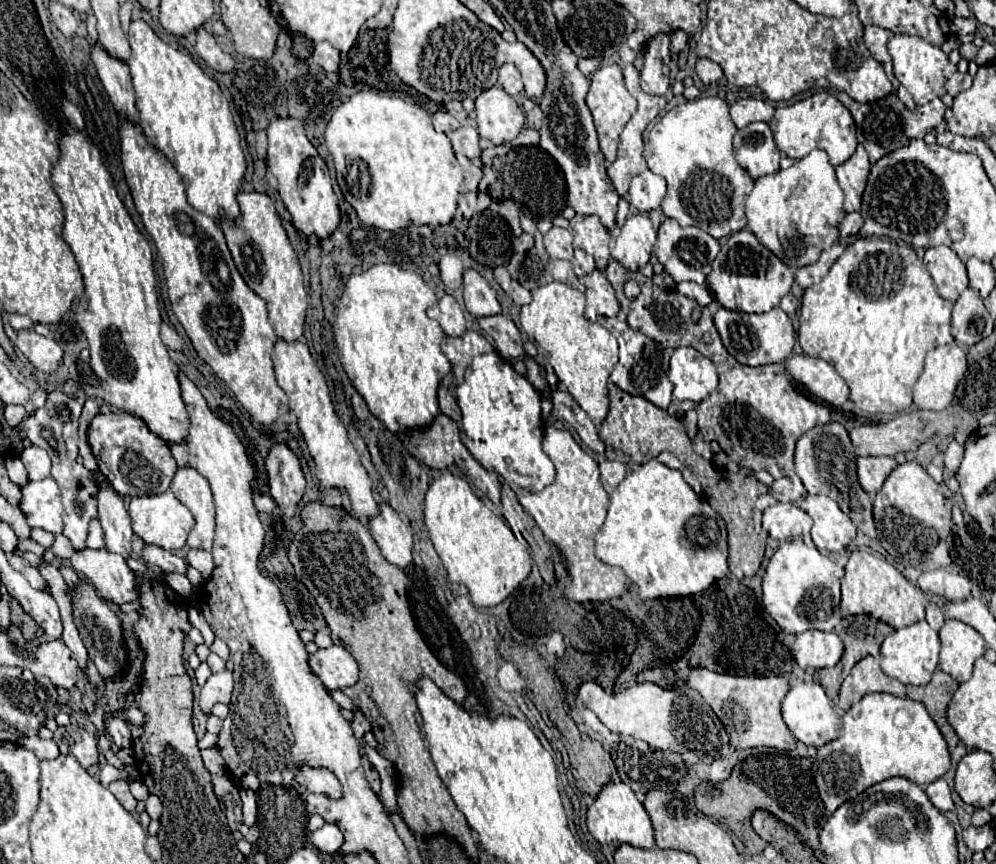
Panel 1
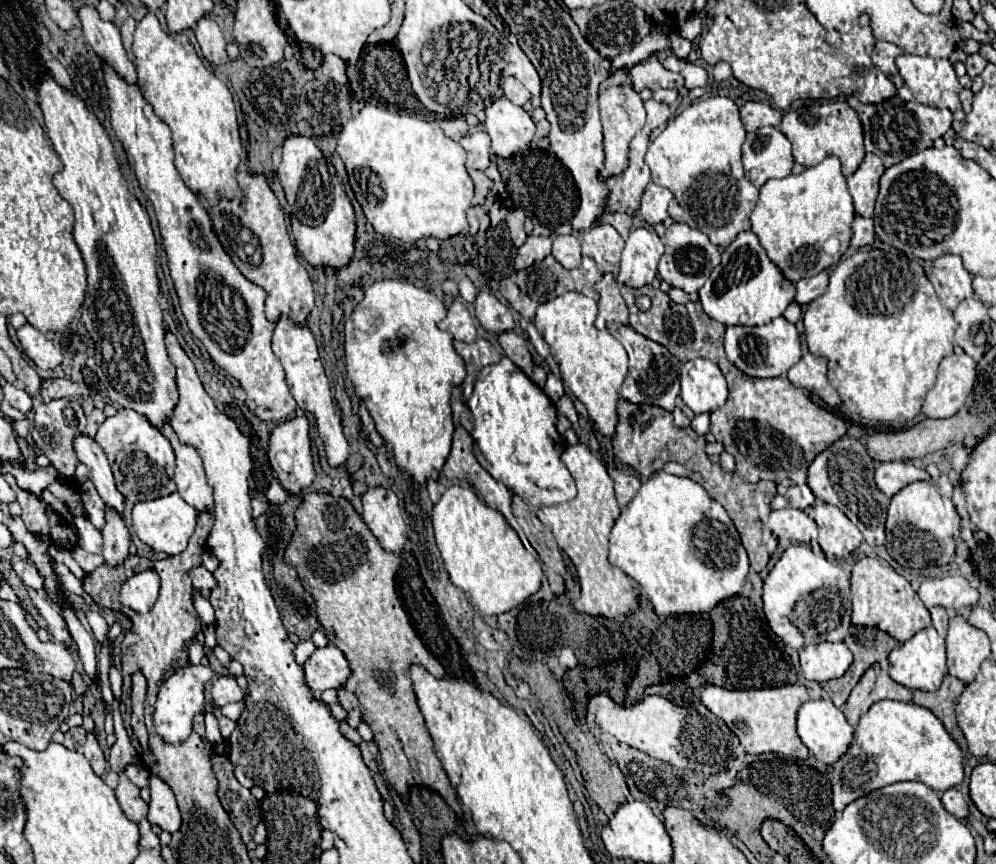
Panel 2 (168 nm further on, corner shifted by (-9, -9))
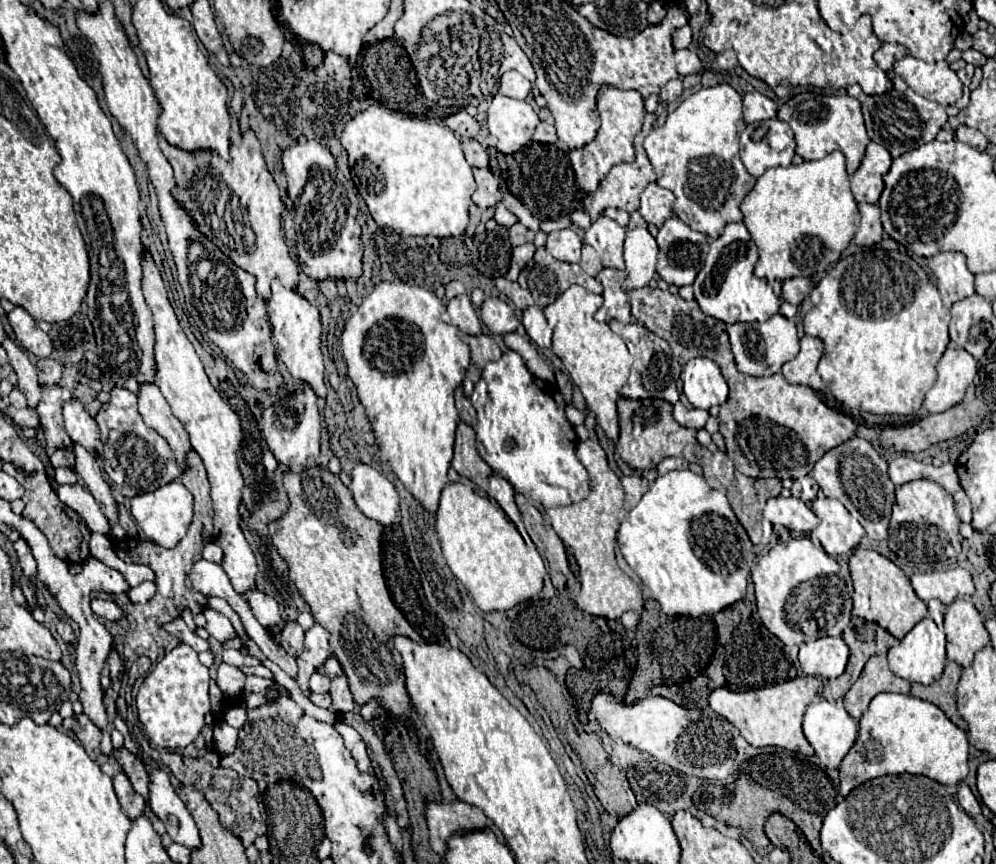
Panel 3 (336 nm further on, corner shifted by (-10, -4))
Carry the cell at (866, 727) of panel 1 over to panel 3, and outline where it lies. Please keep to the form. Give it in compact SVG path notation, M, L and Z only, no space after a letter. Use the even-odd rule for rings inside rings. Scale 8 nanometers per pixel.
M881 693L861 715L859 735L839 767L841 795L857 785L891 773L913 773L935 779L941 785L957 785L969 773L967 733L959 729L933 703L901 693Z

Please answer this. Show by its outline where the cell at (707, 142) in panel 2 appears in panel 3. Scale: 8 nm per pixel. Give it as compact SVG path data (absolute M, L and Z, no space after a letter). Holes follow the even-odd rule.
M721 83L707 89L703 87L693 95L689 95L687 99L683 99L679 107L667 115L665 123L653 129L643 143L649 161L657 173L657 185L671 189L677 197L673 205L677 217L689 227L693 227L693 231L701 231L709 239L717 239L727 223L743 219L739 203L755 185L755 177L747 173L747 169L739 159L739 133L743 129L745 121L741 113L741 95L729 83Z

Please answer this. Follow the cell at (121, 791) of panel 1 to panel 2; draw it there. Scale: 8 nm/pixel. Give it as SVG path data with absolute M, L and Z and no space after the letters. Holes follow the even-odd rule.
M120 774L120 784L116 786L116 798L124 814L132 822L140 822L148 814L148 804L140 798L140 788L132 784L126 774Z

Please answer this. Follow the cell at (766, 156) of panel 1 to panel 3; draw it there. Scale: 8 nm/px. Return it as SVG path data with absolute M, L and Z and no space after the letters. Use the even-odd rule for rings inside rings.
M767 119L751 123L741 133L741 159L753 177L763 175L771 167L791 165L793 155L795 139L785 121Z

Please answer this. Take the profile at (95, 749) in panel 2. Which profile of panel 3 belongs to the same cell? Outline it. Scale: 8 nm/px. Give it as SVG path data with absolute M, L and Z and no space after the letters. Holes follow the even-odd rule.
M85 713L75 715L73 719L75 719L75 725L73 725L71 729L73 729L75 737L81 741L81 745L83 745L85 751L87 751L87 755L95 761L95 759L101 755L101 751L99 751L101 731L91 723L91 719L89 719Z

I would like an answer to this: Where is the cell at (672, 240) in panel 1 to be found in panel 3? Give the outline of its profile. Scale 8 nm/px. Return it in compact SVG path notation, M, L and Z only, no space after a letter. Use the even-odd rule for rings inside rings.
M671 217L659 229L657 245L659 245L659 255L657 255L657 273L659 273L659 277L663 281L667 281L669 285L677 285L677 287L691 285L695 281L699 269L705 263L705 257L707 257L707 251L709 251L707 237L703 233L693 231L679 217Z

